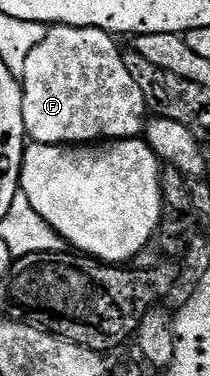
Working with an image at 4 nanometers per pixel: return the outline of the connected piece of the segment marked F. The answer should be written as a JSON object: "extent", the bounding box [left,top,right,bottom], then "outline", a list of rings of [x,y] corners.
{"extent":[20,25,147,145],"outline":[[[54,25],[49,34],[27,55],[27,67],[23,67],[23,75],[20,77],[21,94],[23,95],[23,123],[25,132],[30,142],[38,145],[75,145],[78,143],[104,143],[106,141],[123,141],[126,139],[137,139],[142,136],[147,124],[147,106],[143,99],[143,91],[139,91],[135,79],[131,79],[127,72],[125,53],[116,45],[114,34],[104,33],[101,29],[80,29],[74,25]]]}

